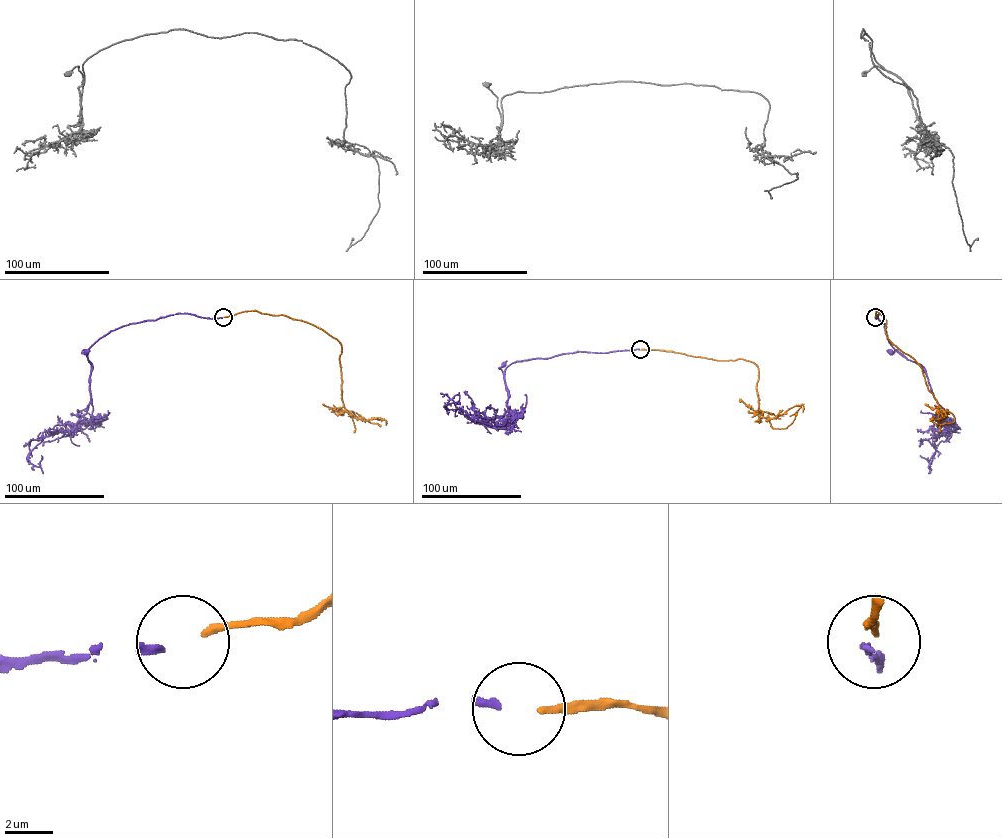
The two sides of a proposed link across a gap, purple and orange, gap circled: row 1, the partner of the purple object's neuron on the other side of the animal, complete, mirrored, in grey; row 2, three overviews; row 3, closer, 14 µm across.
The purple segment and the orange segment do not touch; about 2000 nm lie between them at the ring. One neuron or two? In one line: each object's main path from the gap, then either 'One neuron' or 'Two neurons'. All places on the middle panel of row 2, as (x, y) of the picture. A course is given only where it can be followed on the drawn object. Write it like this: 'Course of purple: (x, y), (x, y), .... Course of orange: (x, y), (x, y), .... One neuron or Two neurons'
Course of purple: (639, 349), (576, 351), (516, 361), (506, 368), (504, 375), (499, 368), (504, 365). Course of orange: (641, 349), (753, 362), (758, 369), (756, 390), (760, 413), (769, 420), (794, 406), (800, 406), (789, 416). One neuron

